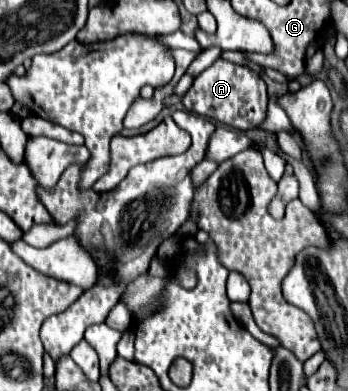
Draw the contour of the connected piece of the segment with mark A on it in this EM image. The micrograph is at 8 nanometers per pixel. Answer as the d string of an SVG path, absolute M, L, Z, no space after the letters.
M217 59L209 69L195 77L191 89L183 95L183 105L187 111L199 113L203 117L215 119L233 129L257 129L267 117L267 85L261 73L251 71L249 67Z

